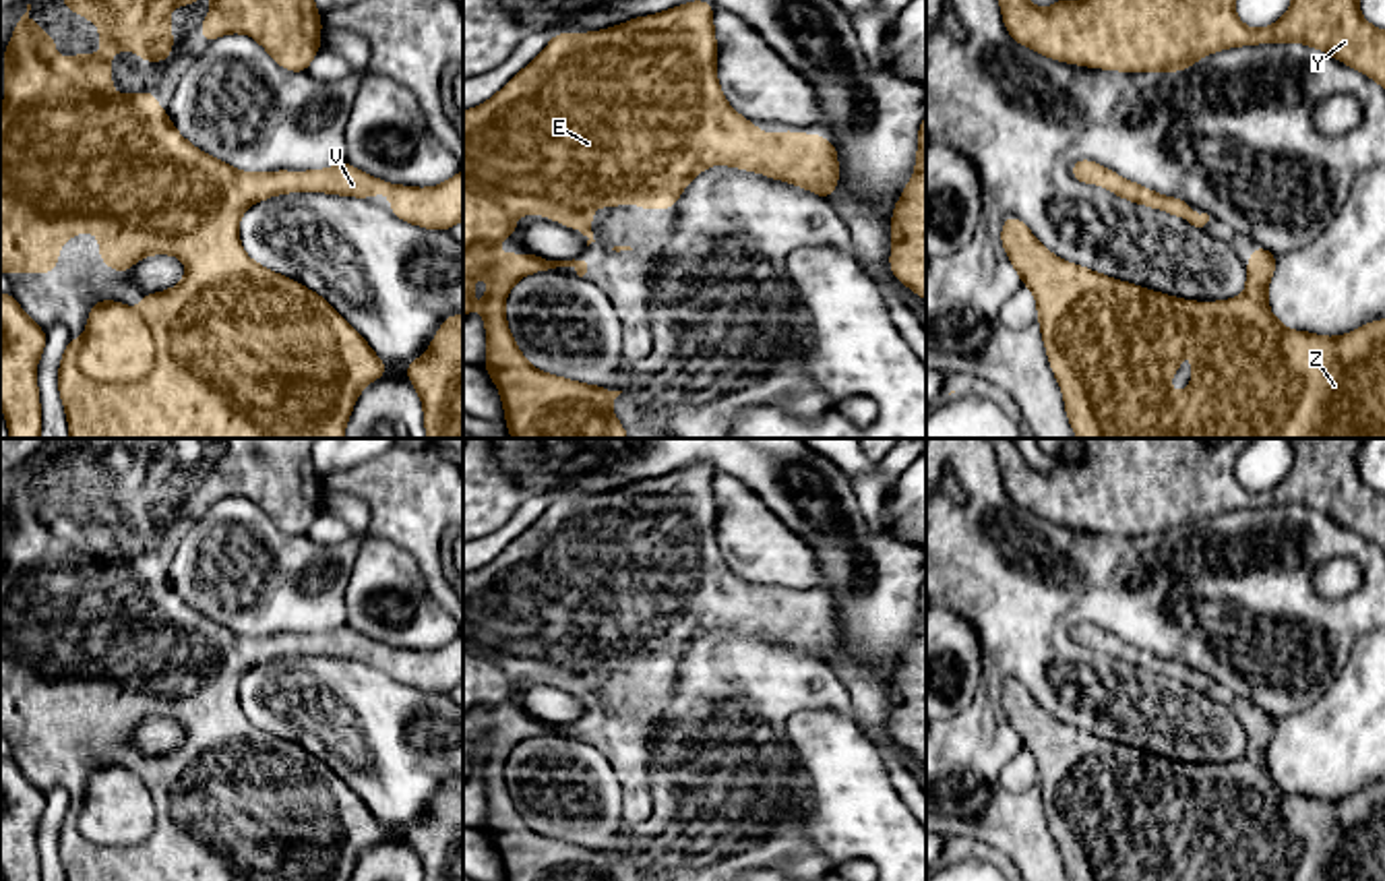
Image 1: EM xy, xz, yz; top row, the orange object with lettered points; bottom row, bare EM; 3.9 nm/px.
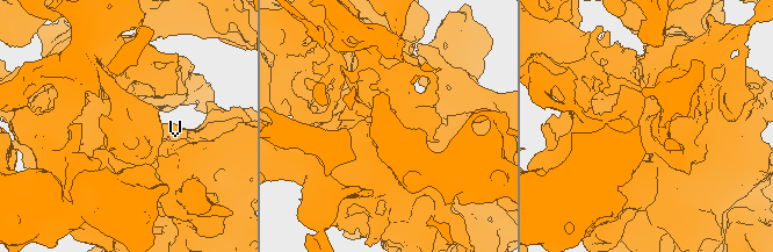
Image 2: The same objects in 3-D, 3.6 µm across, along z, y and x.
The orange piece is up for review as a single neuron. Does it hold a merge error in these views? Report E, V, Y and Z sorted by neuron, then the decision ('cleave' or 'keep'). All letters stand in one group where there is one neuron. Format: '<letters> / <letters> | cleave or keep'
E V Y Z | keep

